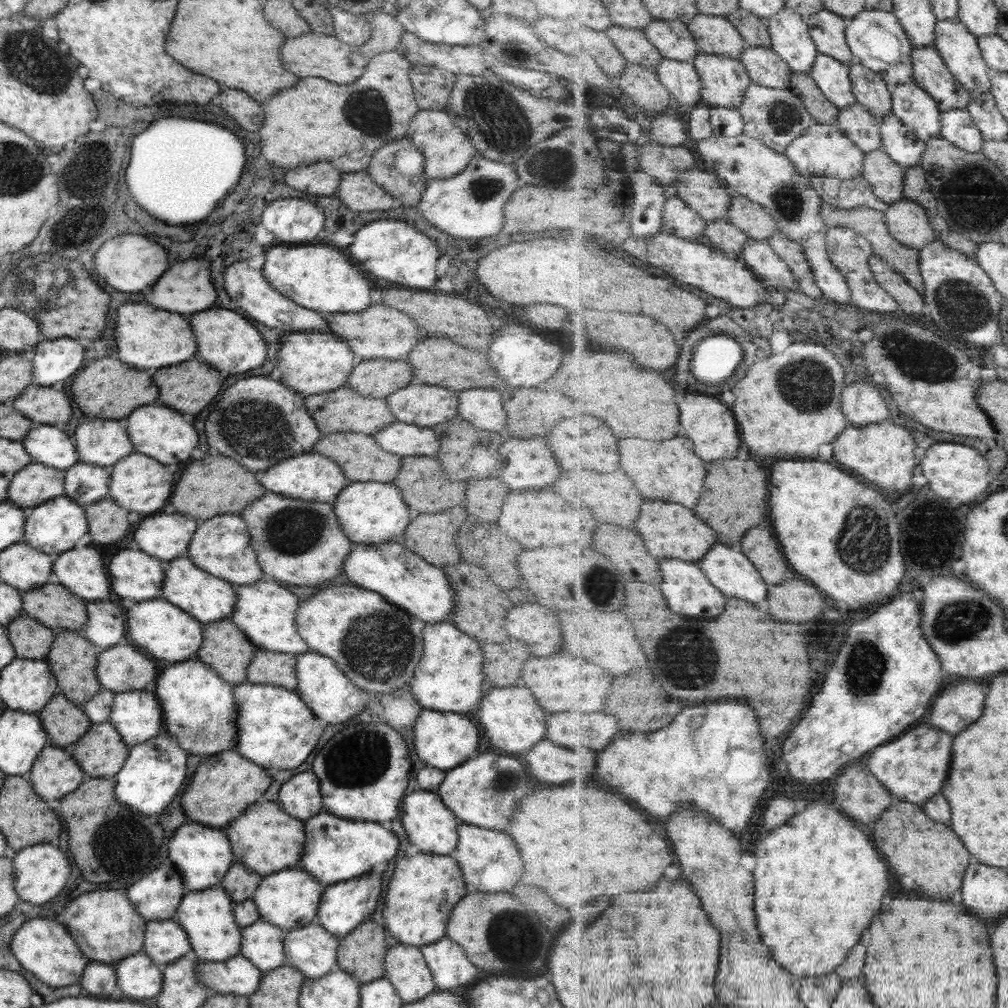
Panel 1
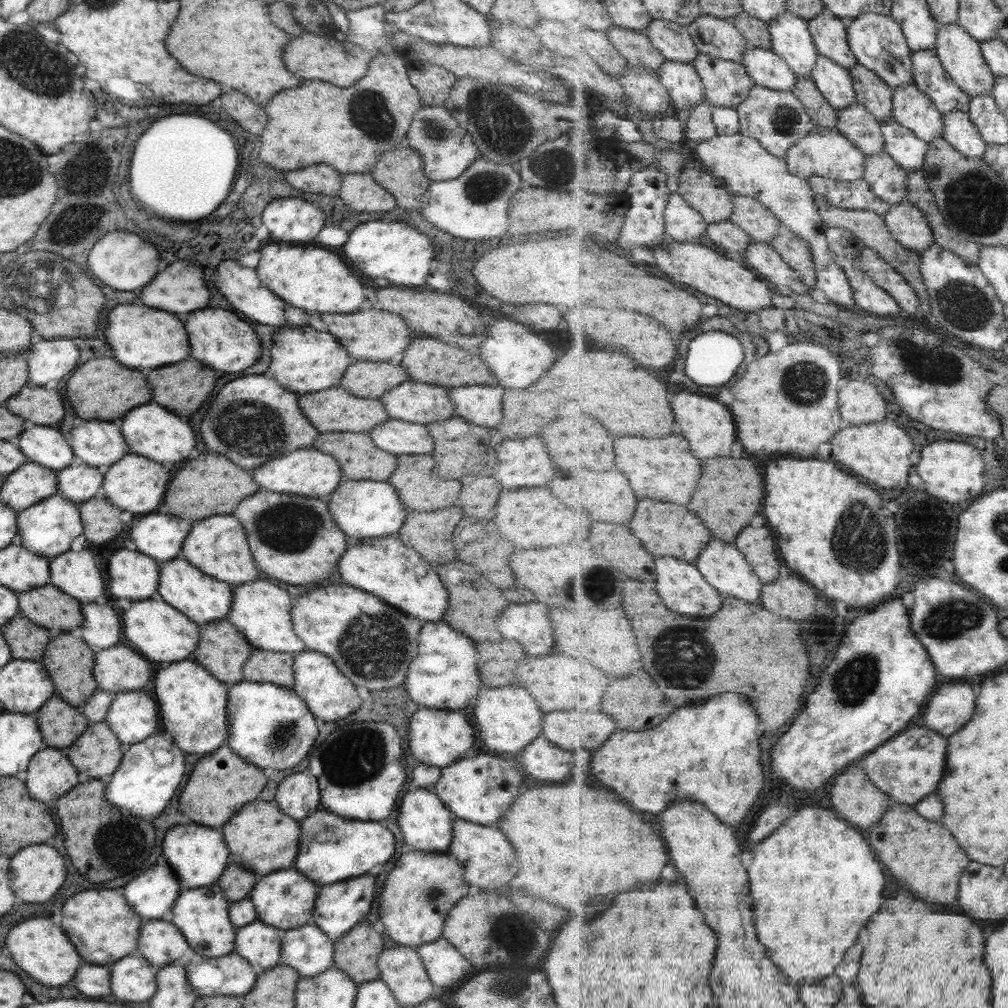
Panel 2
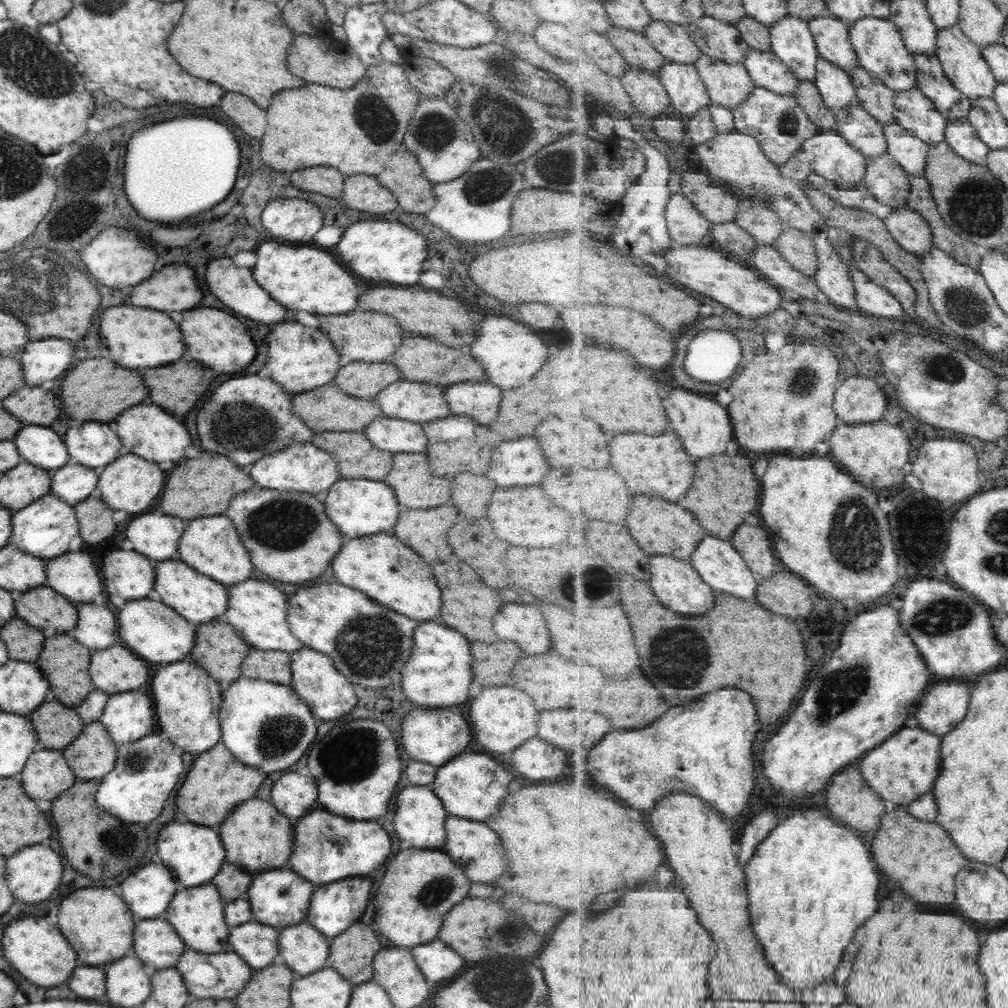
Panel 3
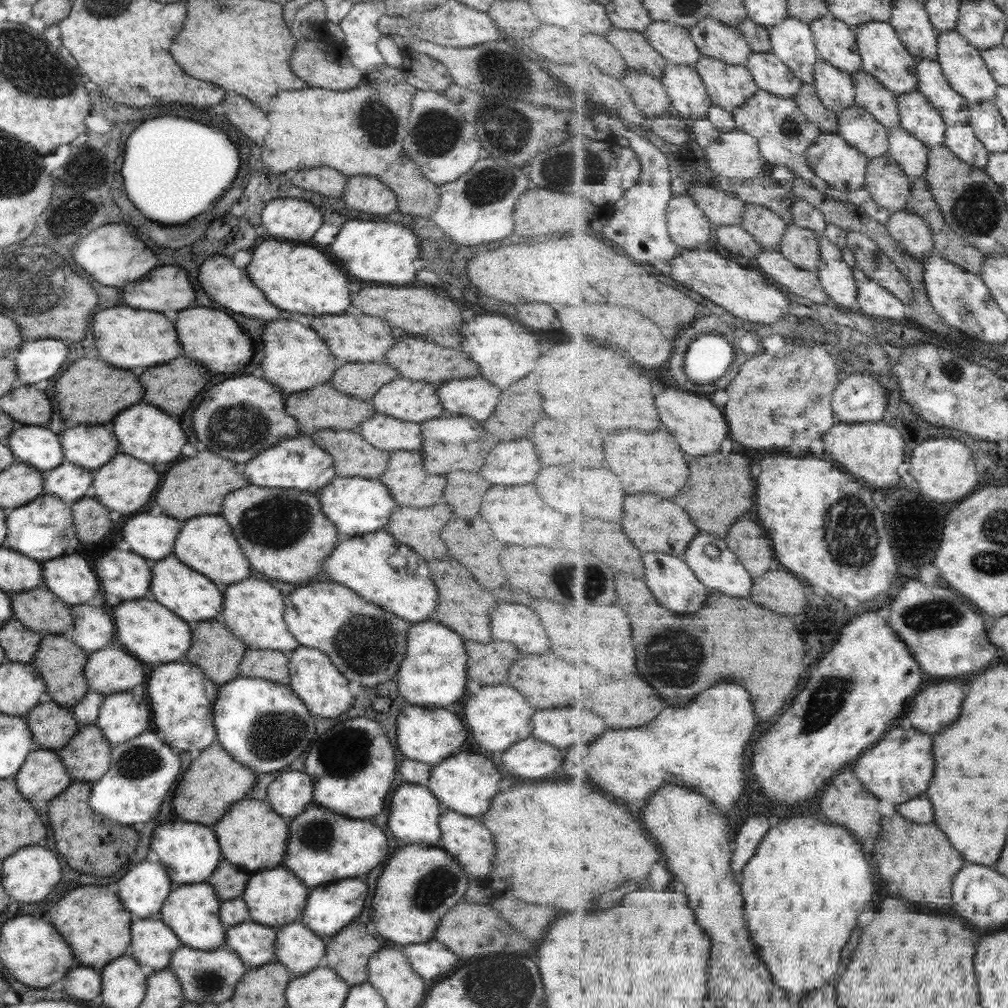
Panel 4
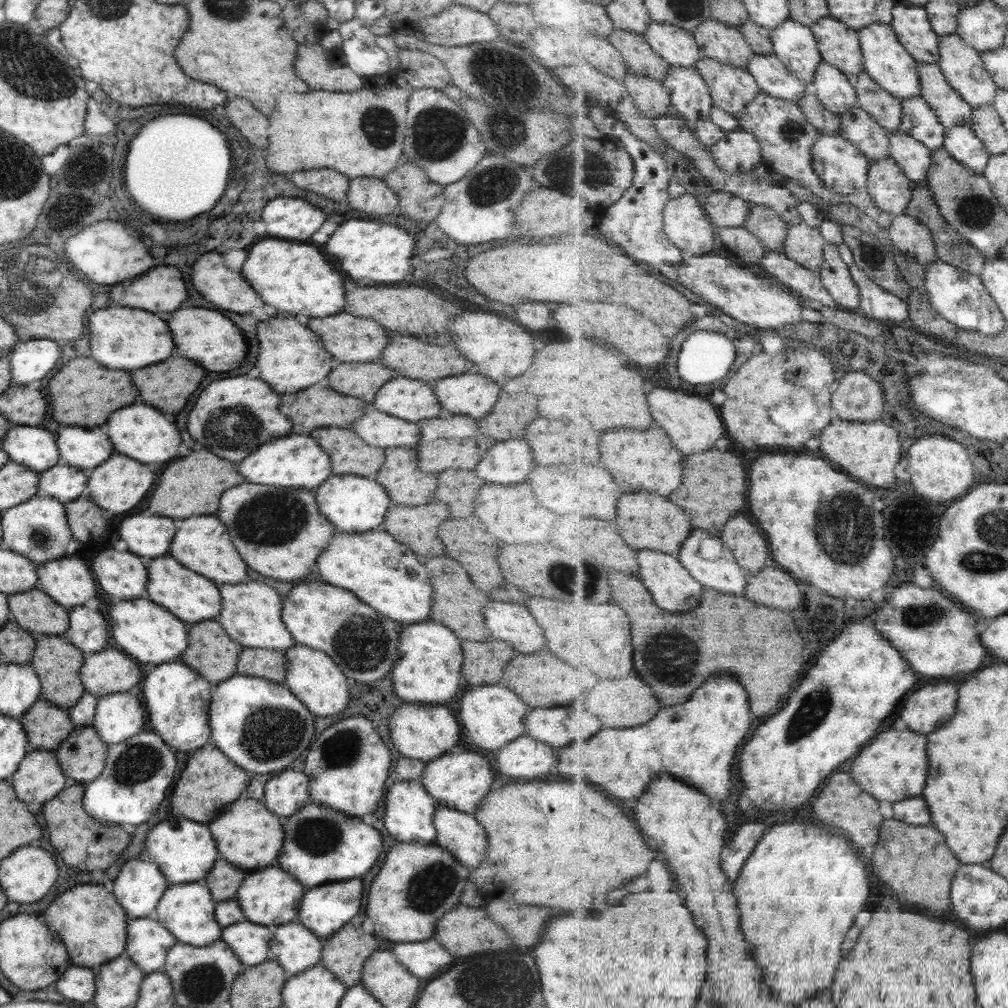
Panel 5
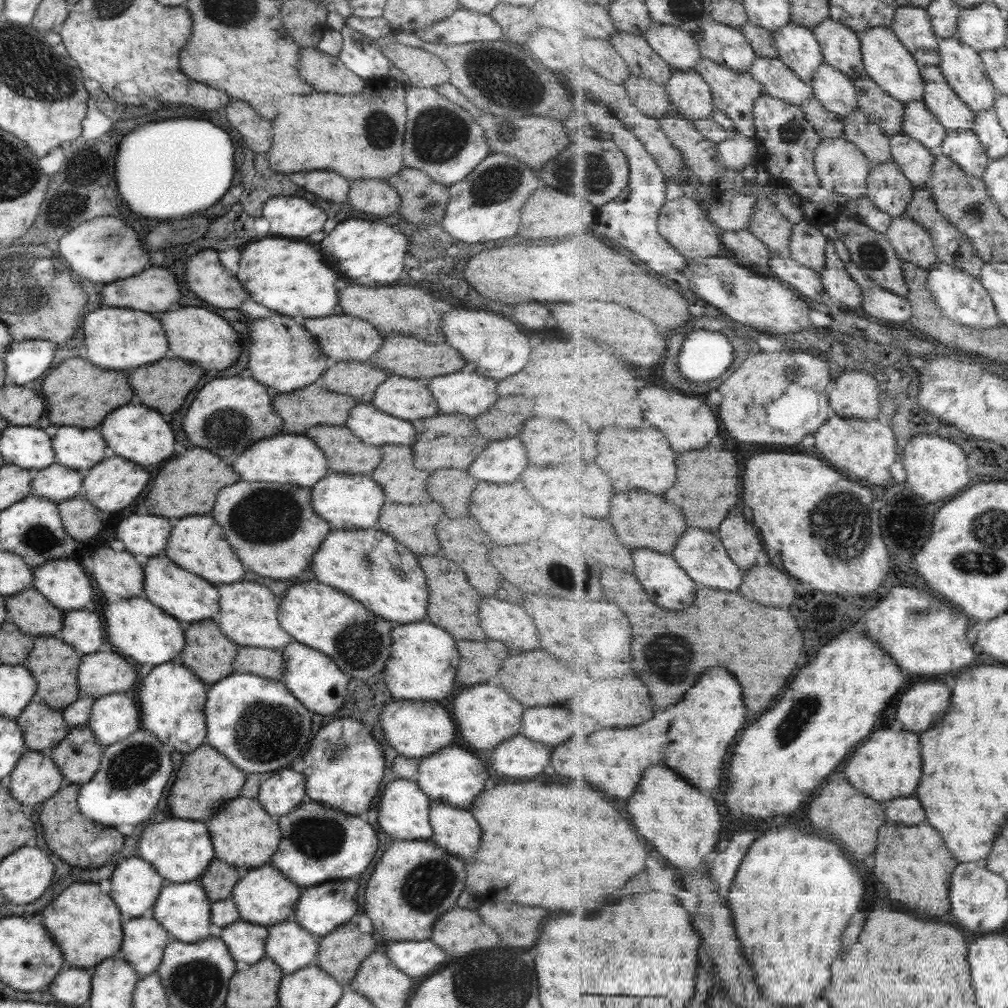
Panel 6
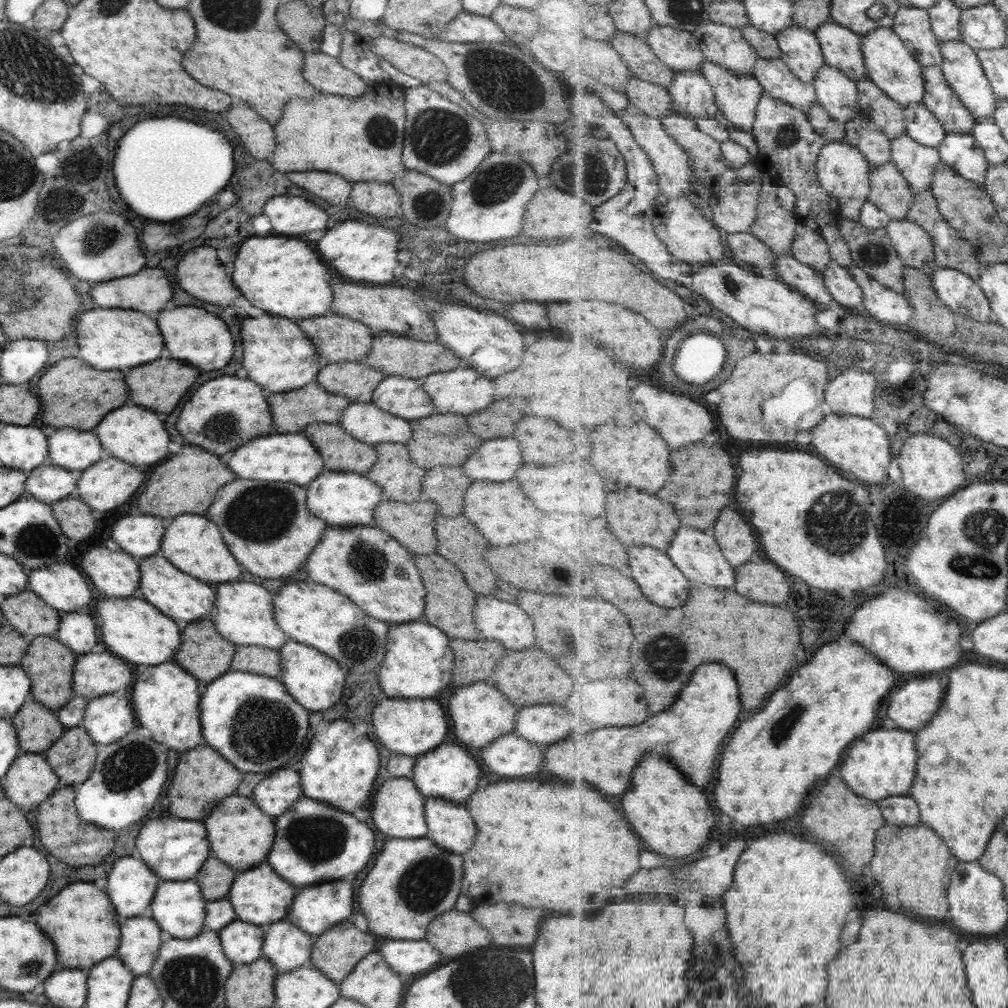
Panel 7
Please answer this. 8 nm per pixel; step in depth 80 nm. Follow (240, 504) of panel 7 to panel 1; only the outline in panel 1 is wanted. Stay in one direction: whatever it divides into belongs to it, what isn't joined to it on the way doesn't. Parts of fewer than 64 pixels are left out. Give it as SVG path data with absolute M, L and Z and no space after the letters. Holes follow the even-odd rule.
M265 492L261 498L243 508L241 518L247 526L251 548L263 574L293 586L315 586L331 580L341 570L341 560L352 549L337 526L332 503L320 503L277 496Z

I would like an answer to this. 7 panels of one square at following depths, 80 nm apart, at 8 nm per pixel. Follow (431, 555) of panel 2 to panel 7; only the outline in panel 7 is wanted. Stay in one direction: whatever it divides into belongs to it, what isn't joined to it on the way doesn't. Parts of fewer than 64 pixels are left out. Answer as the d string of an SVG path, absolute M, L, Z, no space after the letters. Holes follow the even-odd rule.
M420 499L412 503L381 500L373 509L374 526L384 530L401 546L408 549L412 555L429 555L435 552L437 546L433 523L435 520L436 505L429 500Z

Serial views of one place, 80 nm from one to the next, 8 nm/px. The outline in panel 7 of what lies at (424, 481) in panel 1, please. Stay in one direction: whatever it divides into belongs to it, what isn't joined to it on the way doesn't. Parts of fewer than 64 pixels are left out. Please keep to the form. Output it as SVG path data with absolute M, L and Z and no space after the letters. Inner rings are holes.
M381 443L373 445L373 450L376 452L376 459L365 476L380 488L383 499L404 503L412 503L422 499L420 480L425 469L419 468L412 462L407 448L401 444Z

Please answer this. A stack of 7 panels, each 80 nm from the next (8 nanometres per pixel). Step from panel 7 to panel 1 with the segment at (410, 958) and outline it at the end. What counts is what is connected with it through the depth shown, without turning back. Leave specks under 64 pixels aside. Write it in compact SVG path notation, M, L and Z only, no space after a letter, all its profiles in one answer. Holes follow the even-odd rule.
M441 937L437 942L418 949L430 970L434 992L447 990L462 994L465 988L473 984L473 980L481 977L477 976L477 968L467 962L461 948L447 937Z

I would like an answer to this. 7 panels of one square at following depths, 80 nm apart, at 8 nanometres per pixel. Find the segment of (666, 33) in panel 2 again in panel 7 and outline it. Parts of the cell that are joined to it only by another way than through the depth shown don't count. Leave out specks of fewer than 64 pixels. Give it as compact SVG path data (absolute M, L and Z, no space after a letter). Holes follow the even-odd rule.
M655 24L645 39L653 52L676 72L699 71L706 61L699 40L684 28Z

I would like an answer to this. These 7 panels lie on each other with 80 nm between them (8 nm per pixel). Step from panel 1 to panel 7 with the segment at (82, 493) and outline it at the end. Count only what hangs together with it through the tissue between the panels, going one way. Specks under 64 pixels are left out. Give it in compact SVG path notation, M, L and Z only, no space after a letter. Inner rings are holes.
M48 463L29 471L24 480L24 493L43 504L64 499L75 494L75 479L64 468Z

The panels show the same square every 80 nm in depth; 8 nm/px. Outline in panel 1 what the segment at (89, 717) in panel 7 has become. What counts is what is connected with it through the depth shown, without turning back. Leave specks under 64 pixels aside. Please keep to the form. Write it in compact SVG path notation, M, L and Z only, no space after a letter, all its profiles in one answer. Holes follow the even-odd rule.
M123 691L113 695L108 721L131 747L157 735L163 721L162 710L154 693Z

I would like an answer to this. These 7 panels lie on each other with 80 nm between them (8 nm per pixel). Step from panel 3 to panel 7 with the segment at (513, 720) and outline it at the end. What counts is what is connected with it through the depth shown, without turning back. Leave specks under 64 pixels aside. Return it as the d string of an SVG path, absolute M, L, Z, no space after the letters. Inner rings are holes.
M475 682L469 686L463 686L451 694L447 700L447 719L453 734L461 744L473 746L475 752L491 743L501 734L507 734L513 730L513 716L515 708L505 702L505 698L493 688L483 682Z

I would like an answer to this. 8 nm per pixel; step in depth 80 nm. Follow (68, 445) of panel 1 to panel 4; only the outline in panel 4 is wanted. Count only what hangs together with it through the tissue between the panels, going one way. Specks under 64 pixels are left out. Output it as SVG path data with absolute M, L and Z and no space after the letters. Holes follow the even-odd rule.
M17 425L4 440L16 462L48 471L65 462L59 434L33 425Z

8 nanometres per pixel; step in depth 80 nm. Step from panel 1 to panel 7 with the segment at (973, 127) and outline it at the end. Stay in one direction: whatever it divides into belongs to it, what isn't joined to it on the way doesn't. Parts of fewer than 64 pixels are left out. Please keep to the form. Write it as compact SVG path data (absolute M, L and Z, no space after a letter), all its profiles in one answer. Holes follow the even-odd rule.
M948 133L938 149L942 162L952 166L967 180L980 183L985 189L986 176L991 164L973 133Z

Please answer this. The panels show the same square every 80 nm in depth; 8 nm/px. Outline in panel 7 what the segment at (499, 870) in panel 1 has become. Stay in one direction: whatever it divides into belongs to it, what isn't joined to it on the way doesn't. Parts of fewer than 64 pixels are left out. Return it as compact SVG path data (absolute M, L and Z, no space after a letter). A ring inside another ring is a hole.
M433 797L422 798L426 838L447 852L462 855L473 842L475 826L465 806Z

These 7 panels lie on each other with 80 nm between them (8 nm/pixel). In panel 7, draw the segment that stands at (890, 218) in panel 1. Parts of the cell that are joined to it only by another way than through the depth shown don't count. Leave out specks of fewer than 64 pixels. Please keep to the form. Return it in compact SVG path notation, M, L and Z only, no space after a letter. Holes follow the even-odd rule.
M905 218L889 223L886 228L892 243L896 245L901 260L907 267L928 273L930 276L940 266L936 263L935 244L932 236L920 225Z

